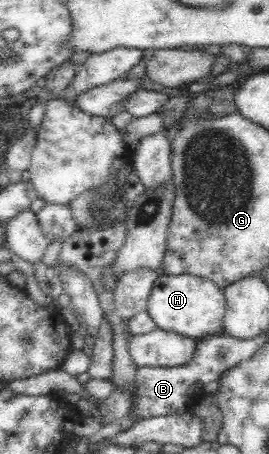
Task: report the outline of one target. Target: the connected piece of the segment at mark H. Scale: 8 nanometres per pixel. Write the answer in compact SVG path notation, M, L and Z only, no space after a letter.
M157 274L147 302L147 311L158 329L201 339L207 335L222 334L222 320L226 299L221 288L211 280L193 274Z

